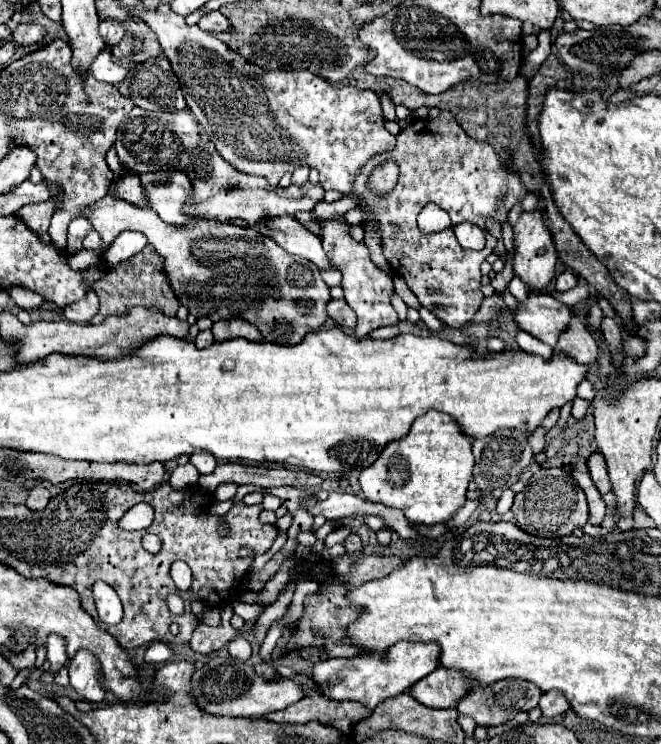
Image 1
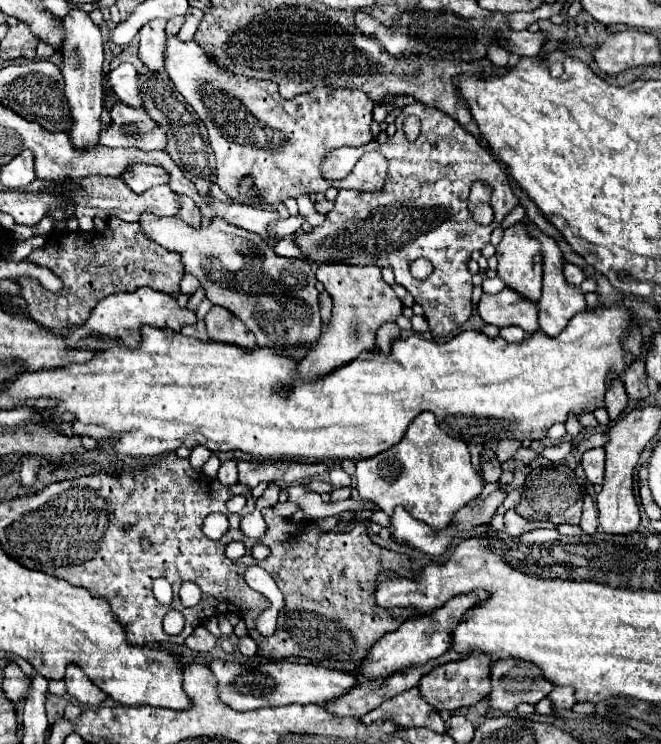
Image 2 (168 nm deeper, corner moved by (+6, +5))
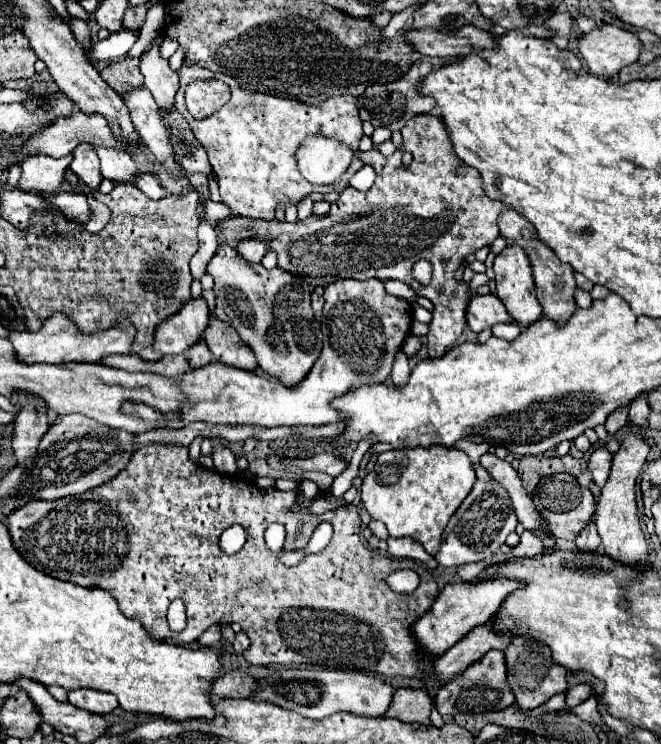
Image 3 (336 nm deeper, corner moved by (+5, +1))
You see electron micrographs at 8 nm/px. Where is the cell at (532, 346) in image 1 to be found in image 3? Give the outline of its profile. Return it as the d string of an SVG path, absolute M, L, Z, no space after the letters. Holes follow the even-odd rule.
M499 323L493 327L493 335L501 339L515 339L521 333L521 327L517 323Z

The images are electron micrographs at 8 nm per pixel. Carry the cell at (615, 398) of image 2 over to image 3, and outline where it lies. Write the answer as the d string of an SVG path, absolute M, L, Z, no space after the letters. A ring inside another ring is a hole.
M617 409L615 413L611 413L611 417L607 417L607 421L605 421L605 429L607 429L607 433L609 435L613 435L613 433L617 433L625 423L627 423L627 409Z

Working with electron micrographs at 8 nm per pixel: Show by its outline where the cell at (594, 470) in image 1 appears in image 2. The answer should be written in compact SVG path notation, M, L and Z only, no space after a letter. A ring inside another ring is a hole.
M602 447L588 449L582 455L582 467L584 467L586 479L592 485L602 485L602 477L604 477L604 449Z

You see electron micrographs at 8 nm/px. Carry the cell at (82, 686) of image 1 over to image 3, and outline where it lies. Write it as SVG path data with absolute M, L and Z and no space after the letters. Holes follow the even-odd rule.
M75 689L69 691L69 703L73 707L85 709L85 711L95 711L97 715L107 715L113 713L119 707L119 701L111 693L103 691L93 691L93 689Z

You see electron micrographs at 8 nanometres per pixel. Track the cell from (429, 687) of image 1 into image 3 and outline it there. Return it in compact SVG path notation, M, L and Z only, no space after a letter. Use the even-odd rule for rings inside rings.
M489 651L483 659L469 665L469 669L459 675L455 681L449 681L437 691L435 707L441 715L457 715L457 713L485 713L485 711L501 711L515 703L515 695L507 683L507 667L503 651ZM461 679L465 685L461 685Z

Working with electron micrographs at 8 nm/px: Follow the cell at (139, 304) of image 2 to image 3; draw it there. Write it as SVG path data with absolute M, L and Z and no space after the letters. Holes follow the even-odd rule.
M193 299L187 301L187 307L183 307L175 317L169 317L167 323L159 325L155 331L153 349L171 355L171 353L183 353L191 345L201 341L203 331L209 325L209 307L205 299Z

